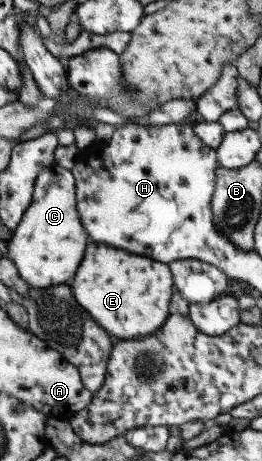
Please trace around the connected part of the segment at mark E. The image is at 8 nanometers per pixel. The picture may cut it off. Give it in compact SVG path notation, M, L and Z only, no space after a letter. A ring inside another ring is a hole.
M87 244L84 261L70 282L78 303L92 315L92 319L120 340L143 338L158 331L169 317L173 294L173 275L169 265L148 257L128 253L110 245ZM86 267L88 277L86 279ZM112 277L112 279L104 279Z

